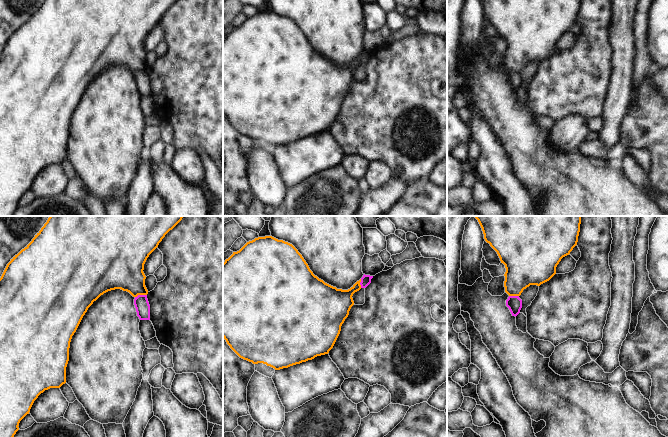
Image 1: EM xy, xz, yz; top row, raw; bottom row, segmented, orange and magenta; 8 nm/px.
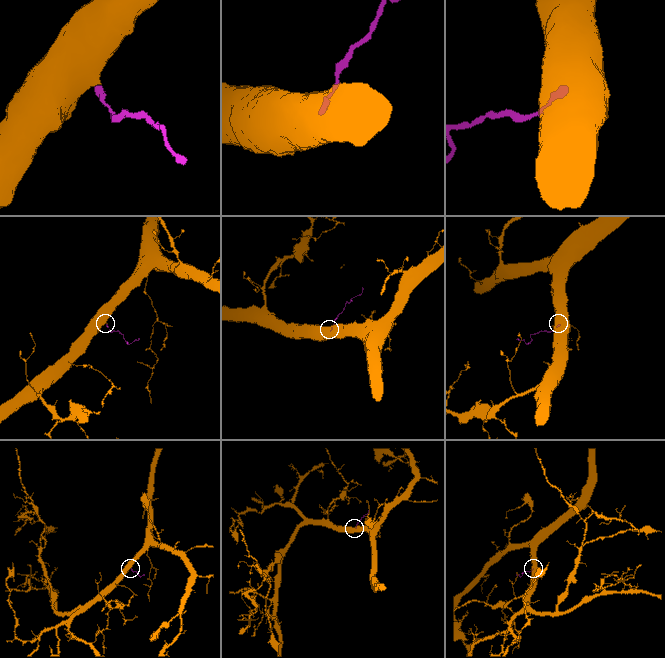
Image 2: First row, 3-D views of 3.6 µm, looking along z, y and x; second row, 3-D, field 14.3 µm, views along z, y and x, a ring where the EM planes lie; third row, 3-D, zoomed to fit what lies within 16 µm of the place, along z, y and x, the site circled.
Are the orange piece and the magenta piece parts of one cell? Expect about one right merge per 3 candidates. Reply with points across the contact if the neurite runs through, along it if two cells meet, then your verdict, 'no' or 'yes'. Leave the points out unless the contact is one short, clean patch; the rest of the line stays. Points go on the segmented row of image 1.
border xy (146, 294), (138, 294), (135, 297); no

